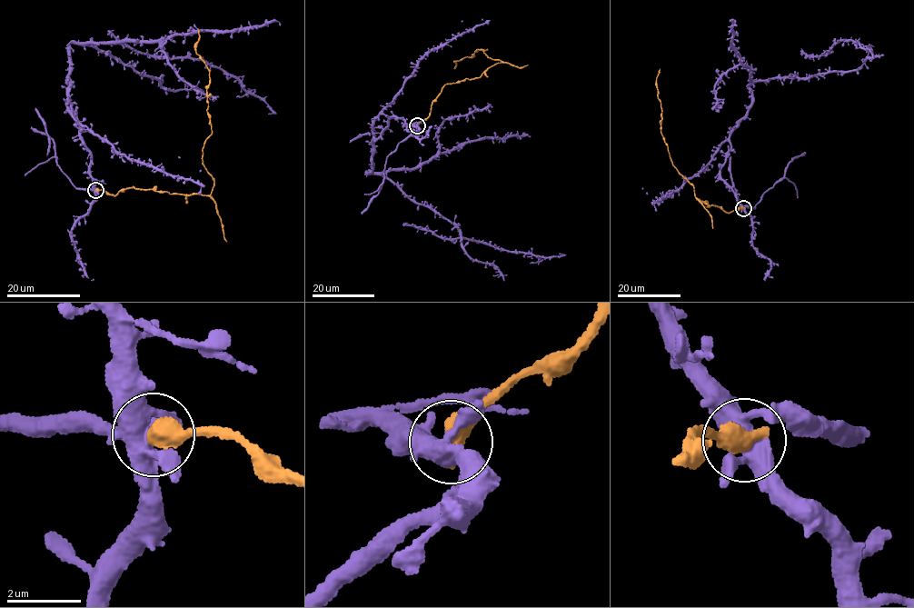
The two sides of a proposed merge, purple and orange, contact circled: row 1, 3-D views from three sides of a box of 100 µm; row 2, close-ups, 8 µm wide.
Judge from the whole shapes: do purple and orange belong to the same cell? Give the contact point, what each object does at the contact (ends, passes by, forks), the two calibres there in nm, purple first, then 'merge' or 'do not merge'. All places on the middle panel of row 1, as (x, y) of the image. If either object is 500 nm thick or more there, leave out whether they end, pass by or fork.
(417, 125) | 460/600 nm | do not merge

